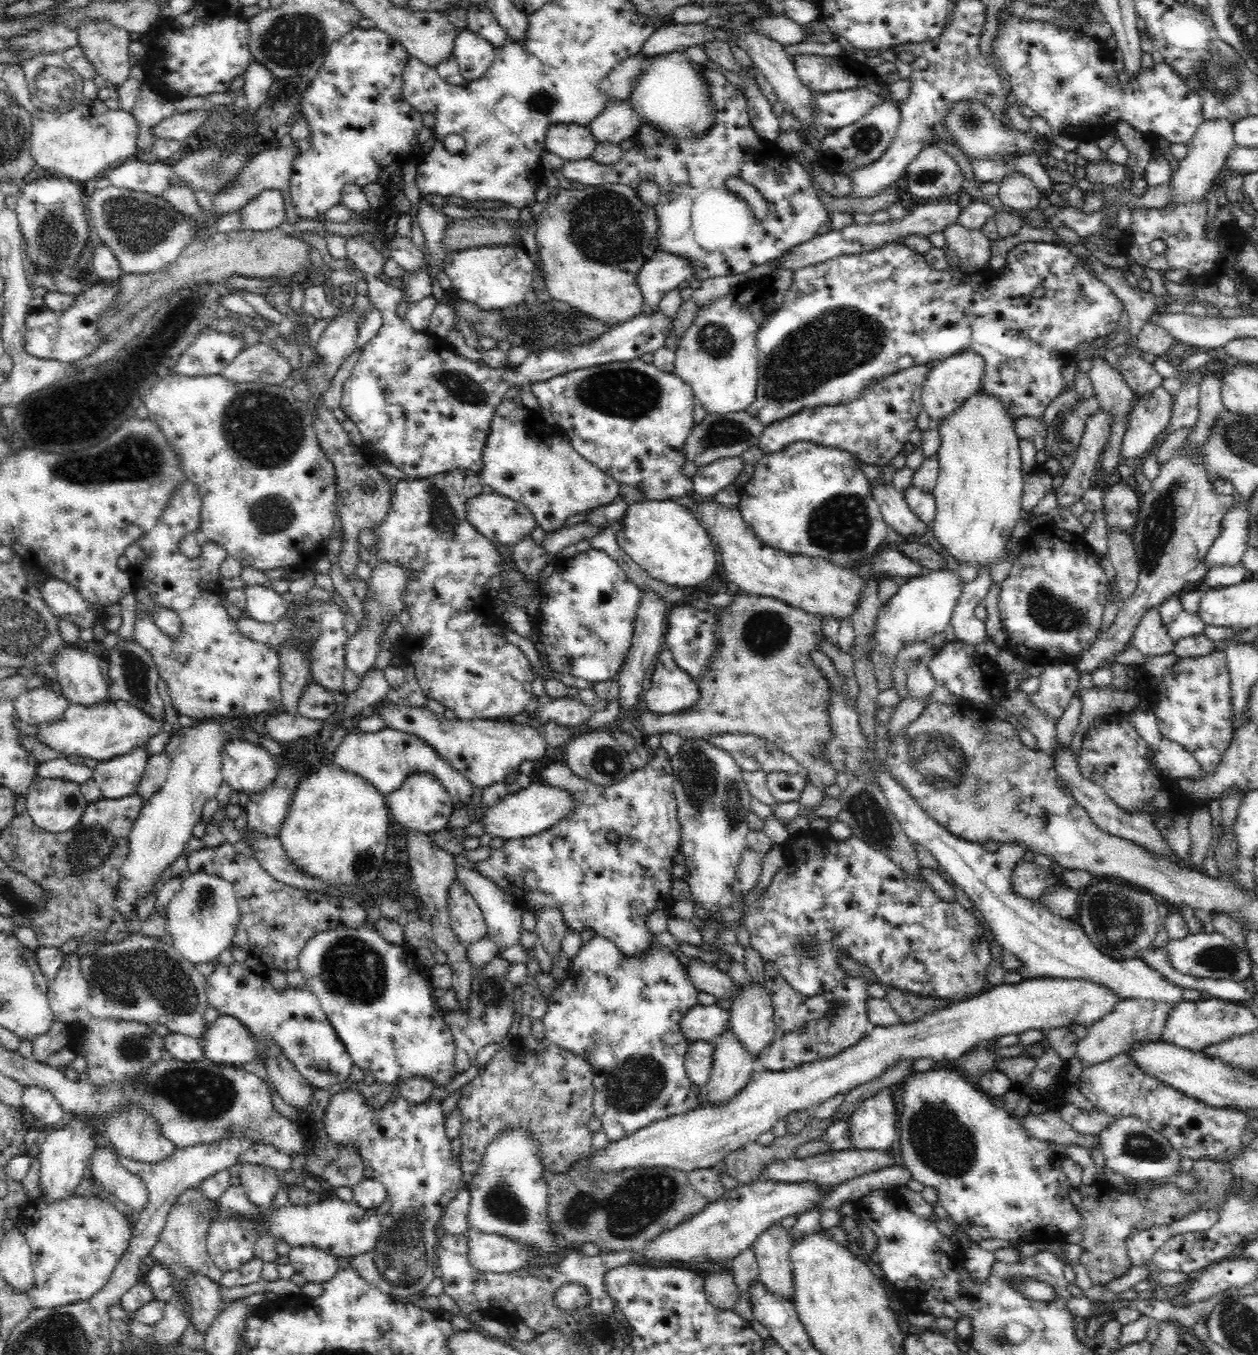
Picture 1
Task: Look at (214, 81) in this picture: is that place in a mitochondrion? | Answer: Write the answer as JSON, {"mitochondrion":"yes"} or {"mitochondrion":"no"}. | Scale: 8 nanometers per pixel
{"mitochondrion":"no"}

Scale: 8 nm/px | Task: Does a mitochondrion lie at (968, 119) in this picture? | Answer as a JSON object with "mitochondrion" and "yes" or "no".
{"mitochondrion":"yes"}

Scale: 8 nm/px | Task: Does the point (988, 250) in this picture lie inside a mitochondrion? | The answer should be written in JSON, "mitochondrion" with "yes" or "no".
{"mitochondrion":"no"}

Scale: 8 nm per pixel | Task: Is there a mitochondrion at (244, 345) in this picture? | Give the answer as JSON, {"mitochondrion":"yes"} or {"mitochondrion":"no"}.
{"mitochondrion":"no"}

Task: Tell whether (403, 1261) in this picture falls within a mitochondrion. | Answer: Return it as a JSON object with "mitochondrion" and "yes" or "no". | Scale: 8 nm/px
{"mitochondrion":"yes"}

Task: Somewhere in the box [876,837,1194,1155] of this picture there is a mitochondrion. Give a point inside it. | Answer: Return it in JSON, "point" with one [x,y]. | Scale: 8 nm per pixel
{"point":[1117,922]}

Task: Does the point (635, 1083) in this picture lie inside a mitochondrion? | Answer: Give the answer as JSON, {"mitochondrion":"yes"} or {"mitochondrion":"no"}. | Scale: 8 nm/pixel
{"mitochondrion":"yes"}

